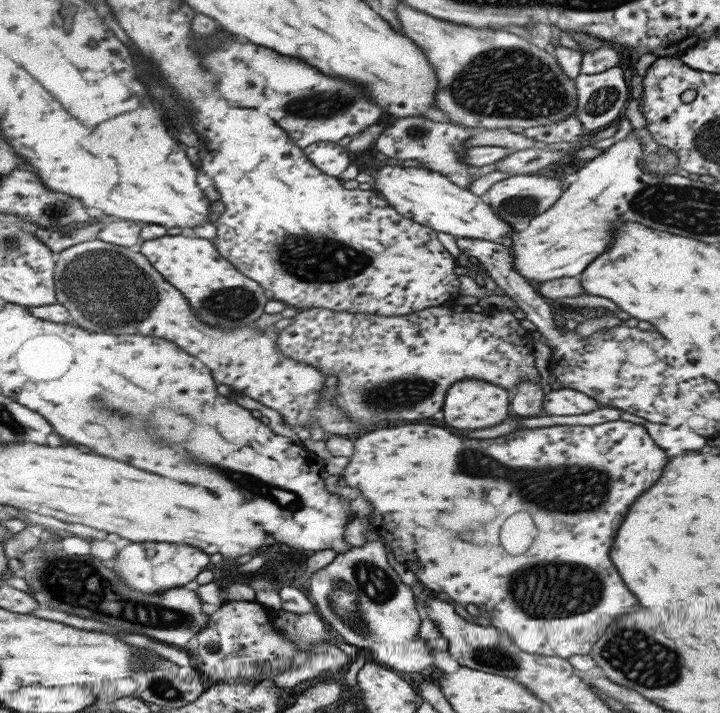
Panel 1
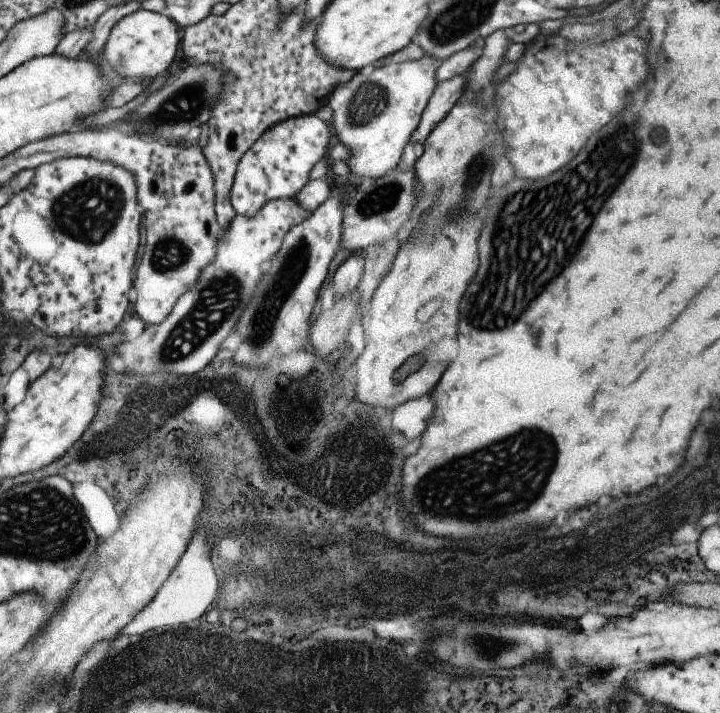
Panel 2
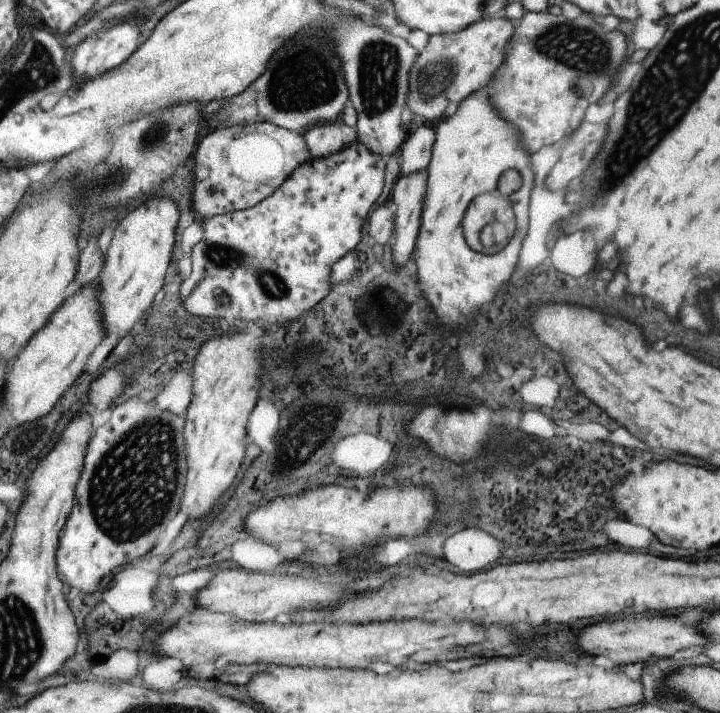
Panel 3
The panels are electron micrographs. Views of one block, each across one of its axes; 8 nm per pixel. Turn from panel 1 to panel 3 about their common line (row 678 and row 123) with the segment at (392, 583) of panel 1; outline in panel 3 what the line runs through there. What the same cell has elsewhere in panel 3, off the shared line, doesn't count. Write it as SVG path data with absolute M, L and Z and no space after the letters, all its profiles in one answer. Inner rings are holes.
M498 17L494 19L483 19L468 24L459 32L431 35L423 50L418 52L415 62L408 72L408 91L406 96L406 107L415 114L414 126L419 124L434 125L435 122L446 116L447 104L460 103L468 94L480 88L487 88L494 78L496 70L506 59L506 49L512 40L516 22Z

